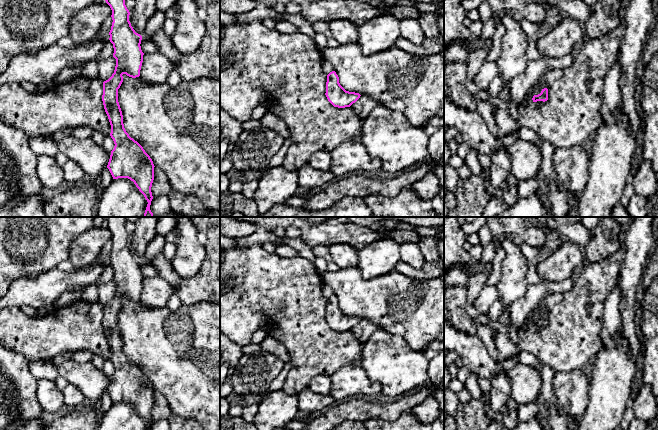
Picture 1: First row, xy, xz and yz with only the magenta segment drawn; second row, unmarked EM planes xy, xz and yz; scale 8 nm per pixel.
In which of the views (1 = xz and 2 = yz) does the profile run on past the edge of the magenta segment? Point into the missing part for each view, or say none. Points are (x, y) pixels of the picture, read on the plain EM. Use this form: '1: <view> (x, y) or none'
1: none
2: none

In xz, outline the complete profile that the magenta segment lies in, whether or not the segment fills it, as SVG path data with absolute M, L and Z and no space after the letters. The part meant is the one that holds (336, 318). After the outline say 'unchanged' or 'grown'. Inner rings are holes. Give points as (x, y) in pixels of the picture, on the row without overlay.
M335 295L327 299L326 317L328 325L338 332L350 331L359 322L360 318L346 315L339 307L339 301Z; unchanged

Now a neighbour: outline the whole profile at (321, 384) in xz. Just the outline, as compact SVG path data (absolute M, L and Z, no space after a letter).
M317 376L314 377L308 386L315 393L329 394L331 388L330 376Z

